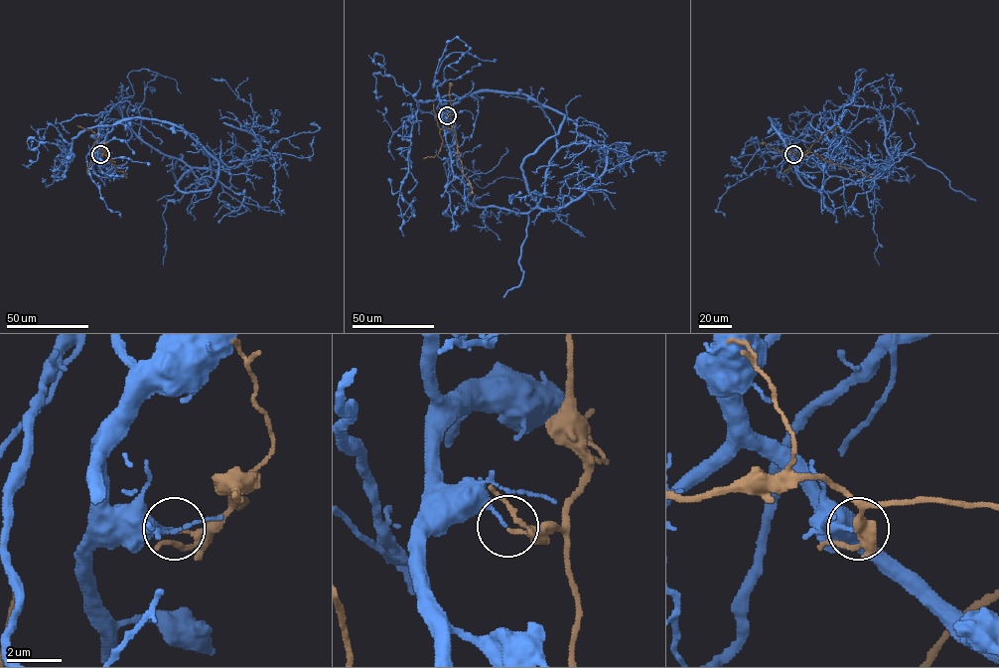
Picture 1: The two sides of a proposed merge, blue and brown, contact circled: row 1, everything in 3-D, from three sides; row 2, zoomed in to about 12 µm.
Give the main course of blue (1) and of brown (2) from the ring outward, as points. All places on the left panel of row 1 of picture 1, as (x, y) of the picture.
1: (100, 154), (98, 126), (114, 104), (145, 142), (191, 166), (251, 161), (256, 117), (236, 90), (247, 78)
2: (100, 154), (108, 152), (110, 163), (124, 174), (125, 178)

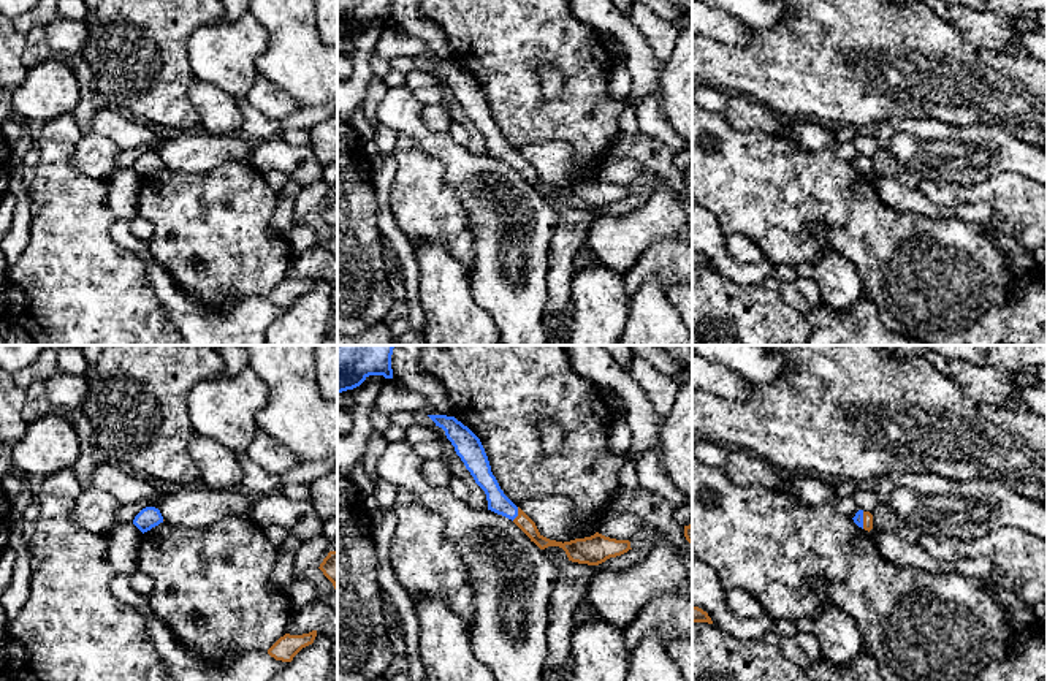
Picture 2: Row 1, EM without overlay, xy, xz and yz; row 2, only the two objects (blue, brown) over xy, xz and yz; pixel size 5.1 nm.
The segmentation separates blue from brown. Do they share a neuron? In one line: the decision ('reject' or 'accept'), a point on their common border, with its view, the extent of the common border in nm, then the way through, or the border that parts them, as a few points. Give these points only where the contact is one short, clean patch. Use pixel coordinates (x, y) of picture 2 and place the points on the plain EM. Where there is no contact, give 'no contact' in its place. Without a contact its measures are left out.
reject | xz (517, 159) | 80 nm | along xz (518, 152), (518, 159), (512, 165)

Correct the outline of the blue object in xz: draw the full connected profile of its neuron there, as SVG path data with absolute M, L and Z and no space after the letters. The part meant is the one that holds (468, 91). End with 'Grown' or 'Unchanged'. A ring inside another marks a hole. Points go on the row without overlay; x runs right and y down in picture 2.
M428 62L436 68L436 71L445 76L445 81L455 92L456 100L464 108L475 128L485 136L488 155L513 166L518 162L518 152L501 135L491 117L491 111L480 84L455 62Z. Unchanged

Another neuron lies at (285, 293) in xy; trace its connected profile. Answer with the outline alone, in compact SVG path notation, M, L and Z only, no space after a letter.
M317 276L303 280L285 279L268 295L268 299L276 306L291 307L303 293L314 288L315 282Z

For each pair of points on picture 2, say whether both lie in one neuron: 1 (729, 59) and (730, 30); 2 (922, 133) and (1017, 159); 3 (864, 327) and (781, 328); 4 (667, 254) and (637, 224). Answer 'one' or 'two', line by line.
1: two
2: one
3: two
4: two

